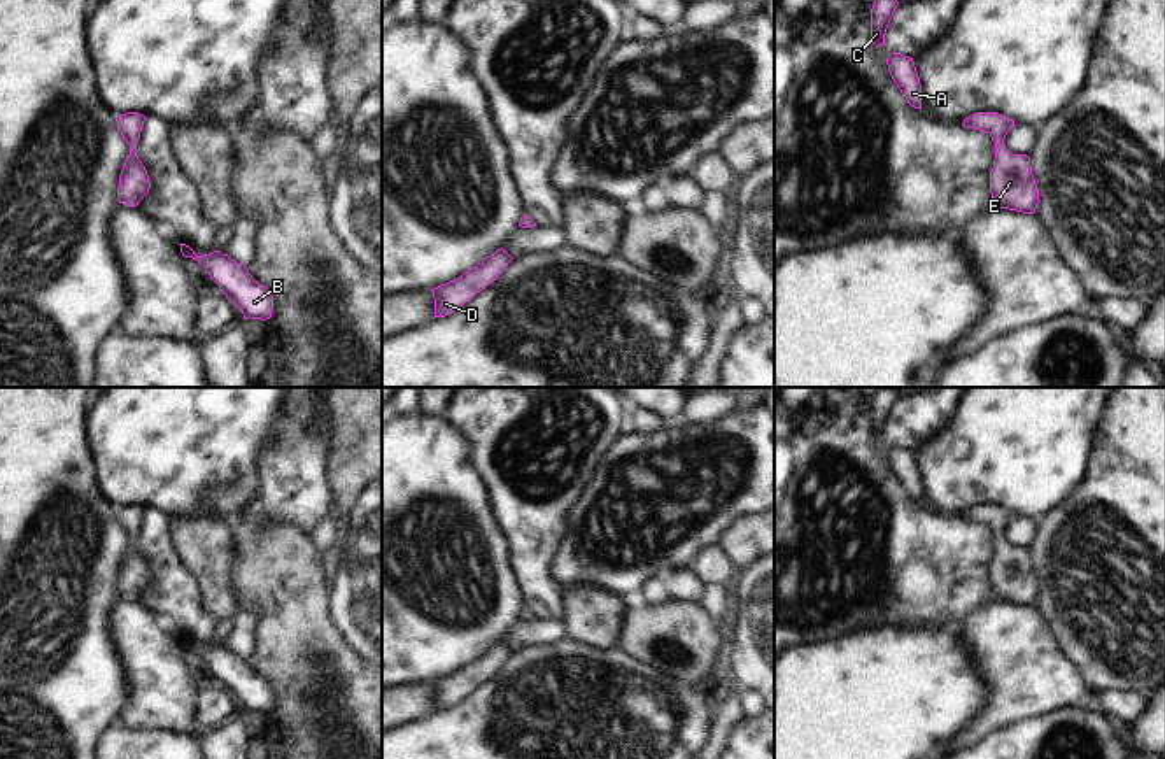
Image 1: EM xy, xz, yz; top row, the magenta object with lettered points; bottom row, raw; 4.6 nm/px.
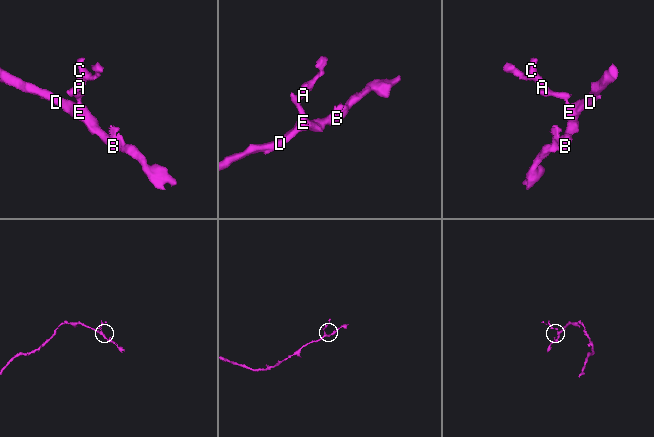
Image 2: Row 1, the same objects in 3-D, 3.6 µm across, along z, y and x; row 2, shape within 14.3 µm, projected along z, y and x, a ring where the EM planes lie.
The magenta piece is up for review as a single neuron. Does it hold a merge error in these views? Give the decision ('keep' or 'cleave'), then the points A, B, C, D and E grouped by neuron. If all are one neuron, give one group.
keep; A B C D E

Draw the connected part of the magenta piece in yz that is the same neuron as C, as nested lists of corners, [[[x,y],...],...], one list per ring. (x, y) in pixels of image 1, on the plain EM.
[[[879,387],[871,401],[871,435],[879,440],[899,394],[893,387]]]

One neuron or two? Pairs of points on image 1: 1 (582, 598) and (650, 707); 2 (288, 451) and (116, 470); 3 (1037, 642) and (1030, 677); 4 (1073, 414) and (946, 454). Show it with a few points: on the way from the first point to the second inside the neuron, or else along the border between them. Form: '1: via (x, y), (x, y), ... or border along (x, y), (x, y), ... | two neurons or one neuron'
1: border along (571, 640), (594, 647), (617, 647) | two neurons
2: border along (275, 416), (275, 439), (260, 453), (256, 495) | two neurons
3: via (1030, 651), (1030, 668) | one neuron
4: via (1041, 414), (1009, 442), (978, 454) | one neuron

